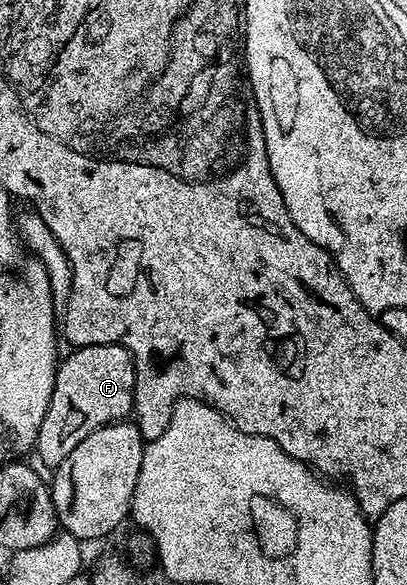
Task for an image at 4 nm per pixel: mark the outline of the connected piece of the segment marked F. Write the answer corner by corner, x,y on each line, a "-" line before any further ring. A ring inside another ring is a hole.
82,345
71,352
57,364
50,407
46,407
46,419
42,419
34,446
35,456
40,456
41,463
49,467
60,465
86,435
125,420
134,403
136,368
132,356
122,346

